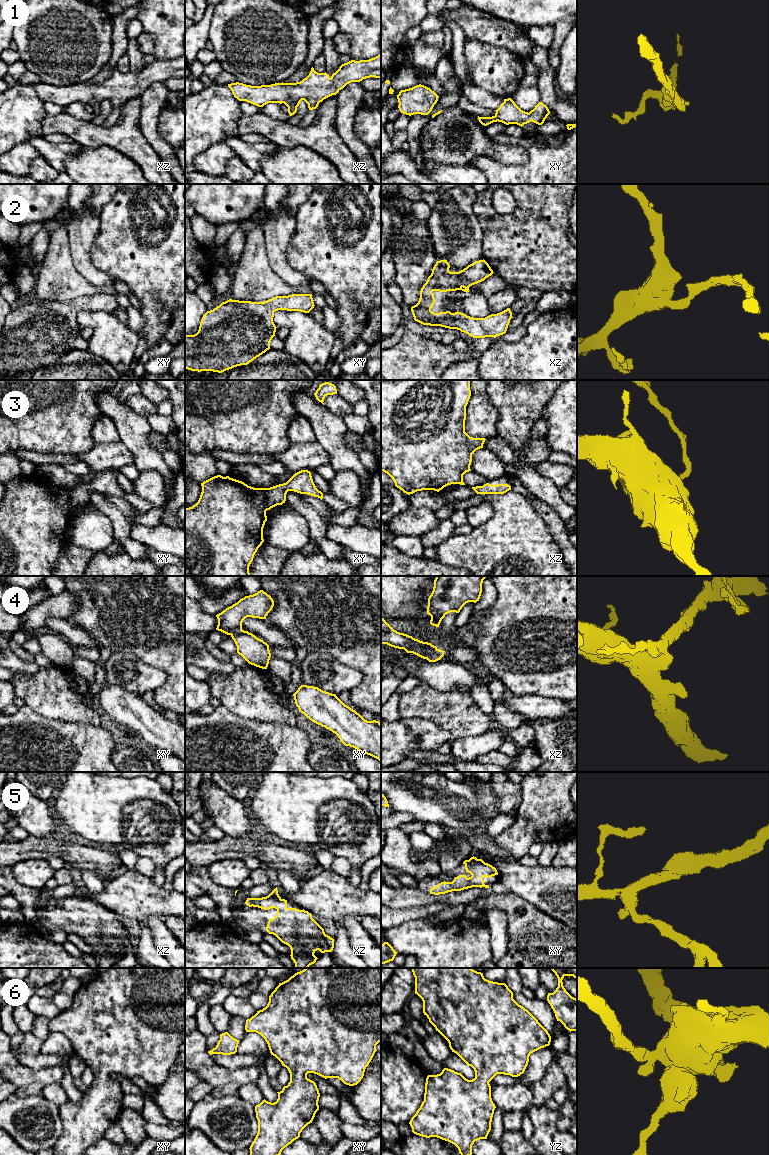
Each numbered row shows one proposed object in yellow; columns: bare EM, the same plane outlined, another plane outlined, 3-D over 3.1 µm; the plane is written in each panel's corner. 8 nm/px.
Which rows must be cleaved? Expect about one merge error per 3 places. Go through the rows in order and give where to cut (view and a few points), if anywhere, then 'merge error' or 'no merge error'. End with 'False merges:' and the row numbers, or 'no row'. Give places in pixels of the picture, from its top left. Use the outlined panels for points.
1: no cut | no merge error
2: no cut | no merge error
3: no cut | no merge error
4: xz (437, 649), (425, 658) | merge error
5: no cut | no merge error
6: no cut | no merge error
False merges: 4

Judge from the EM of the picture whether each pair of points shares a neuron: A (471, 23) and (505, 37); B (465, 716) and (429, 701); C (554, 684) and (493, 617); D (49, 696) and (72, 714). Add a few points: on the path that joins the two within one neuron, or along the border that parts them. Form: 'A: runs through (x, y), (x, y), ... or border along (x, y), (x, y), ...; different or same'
A: runs through (479, 25), (497, 32); same
B: runs through (456, 711), (438, 707); same
C: runs through (529, 675), (517, 672), (513, 660), (491, 642); same
D: runs through (55, 698), (66, 708); same

